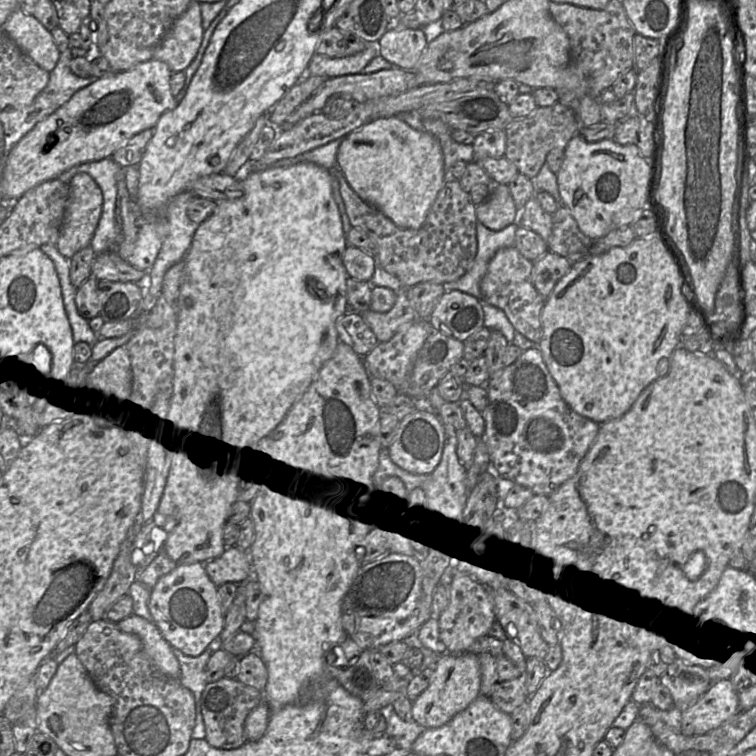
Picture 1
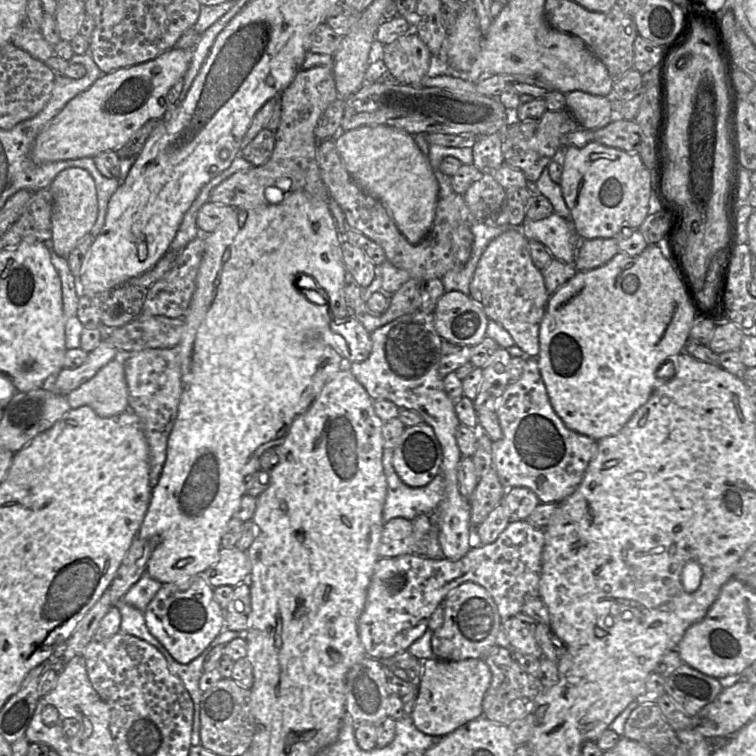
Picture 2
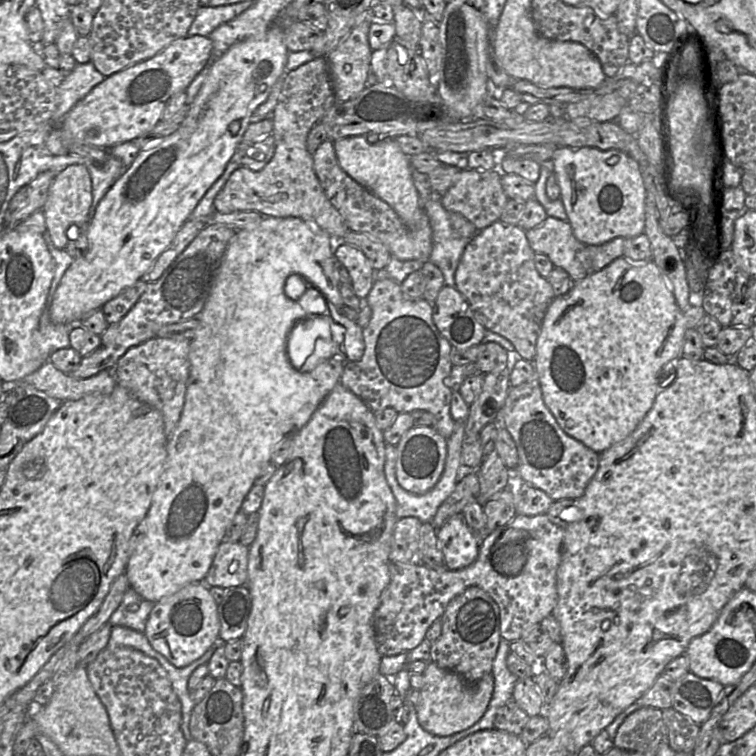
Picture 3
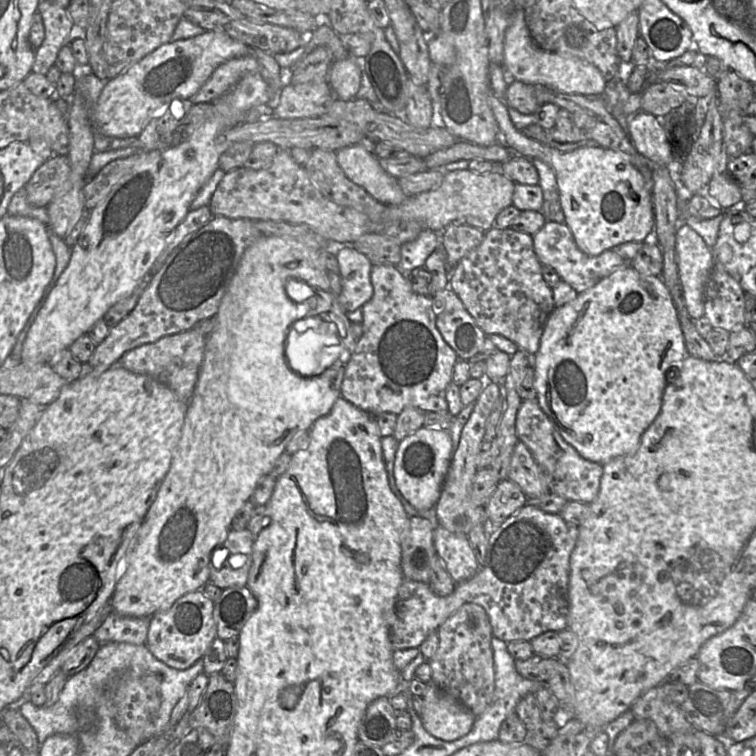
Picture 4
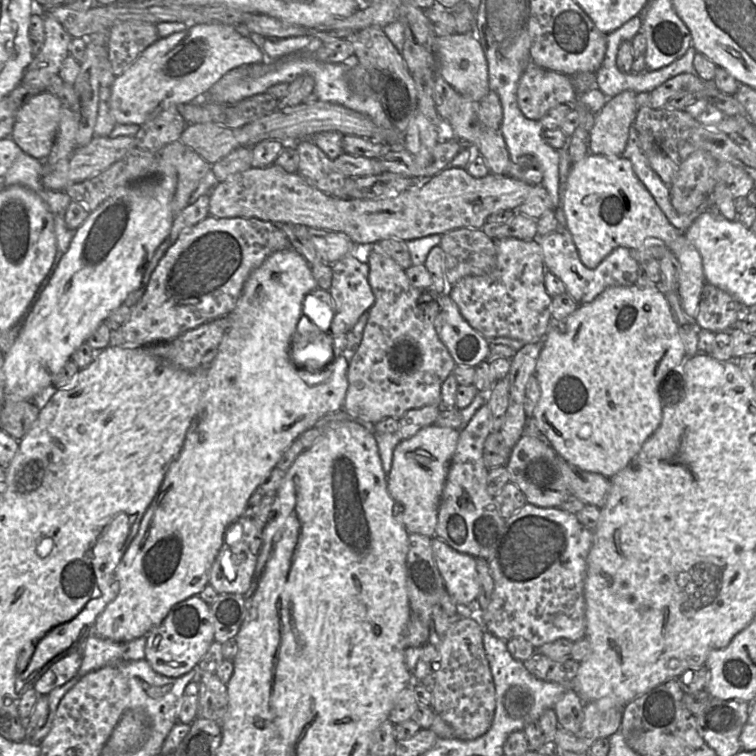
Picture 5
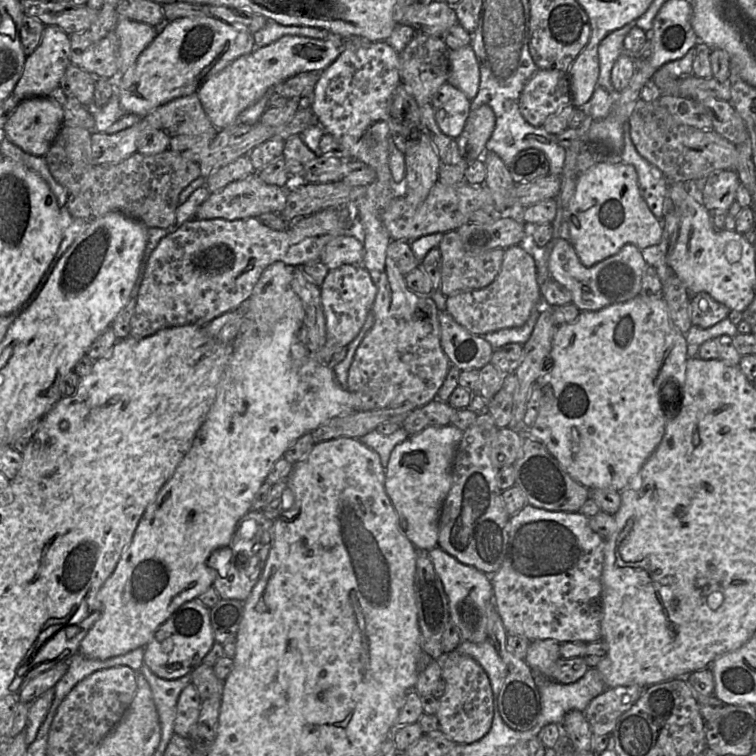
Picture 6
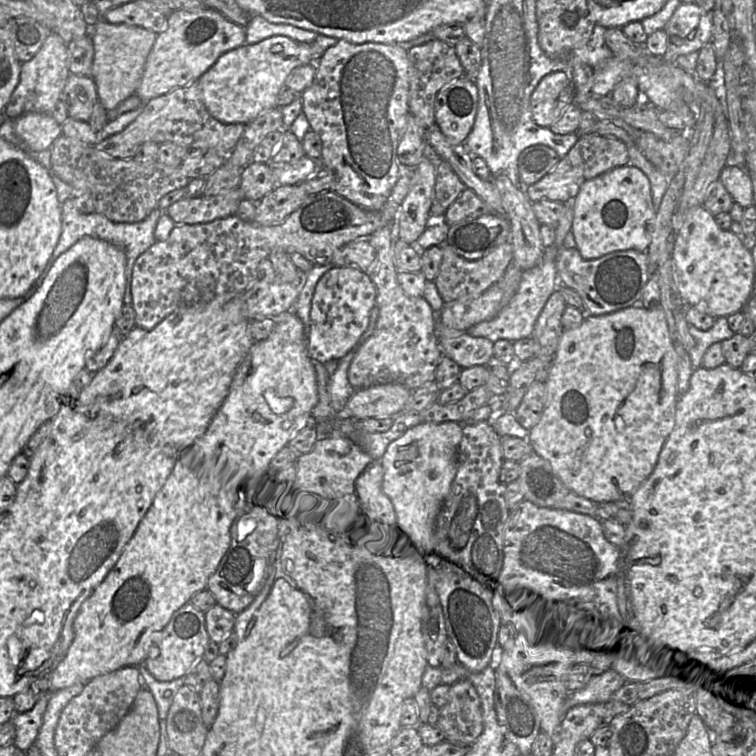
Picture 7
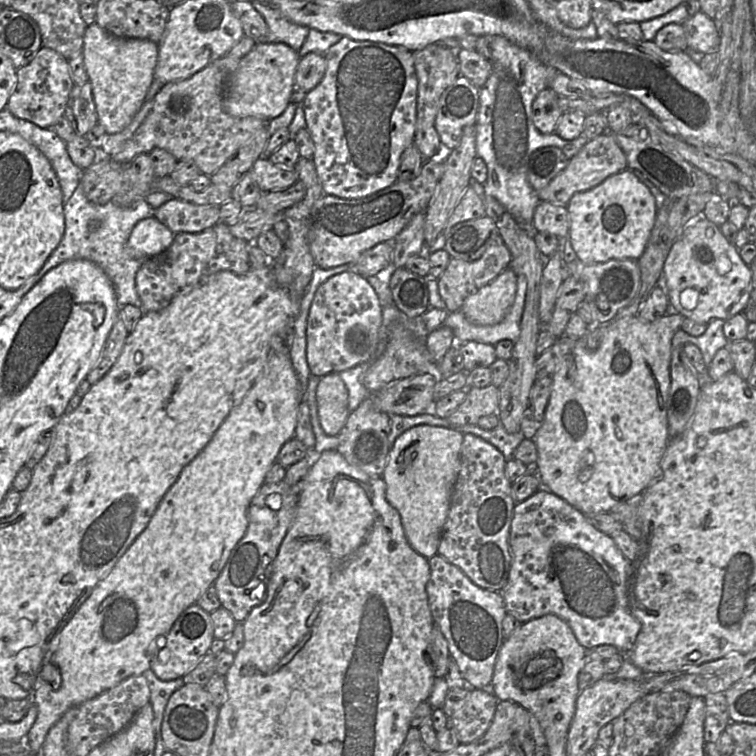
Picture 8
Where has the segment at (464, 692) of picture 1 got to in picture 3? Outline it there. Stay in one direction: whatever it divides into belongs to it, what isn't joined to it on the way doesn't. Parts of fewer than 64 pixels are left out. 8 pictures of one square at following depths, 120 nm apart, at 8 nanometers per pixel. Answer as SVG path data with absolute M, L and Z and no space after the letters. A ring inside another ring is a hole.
M429 661L423 676L424 685L419 690L420 700L415 708L418 722L425 731L437 736L450 736L471 727L485 713L494 688L492 672L475 683L469 683L458 673Z

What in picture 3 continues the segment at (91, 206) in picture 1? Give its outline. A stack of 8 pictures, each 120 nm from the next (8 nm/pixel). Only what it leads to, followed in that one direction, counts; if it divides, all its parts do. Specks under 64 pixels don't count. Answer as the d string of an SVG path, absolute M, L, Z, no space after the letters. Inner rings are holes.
M71 164L56 173L42 211L45 216L47 231L50 233L54 246L65 249L75 227L86 221L92 205L92 181L84 164Z

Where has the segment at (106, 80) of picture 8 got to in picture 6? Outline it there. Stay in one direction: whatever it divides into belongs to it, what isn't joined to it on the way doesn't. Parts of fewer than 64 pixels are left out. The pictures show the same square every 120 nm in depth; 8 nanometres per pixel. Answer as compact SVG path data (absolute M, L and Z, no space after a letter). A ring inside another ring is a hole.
M118 19L114 32L118 39L119 74L135 63L140 53L158 34L155 27L129 19Z

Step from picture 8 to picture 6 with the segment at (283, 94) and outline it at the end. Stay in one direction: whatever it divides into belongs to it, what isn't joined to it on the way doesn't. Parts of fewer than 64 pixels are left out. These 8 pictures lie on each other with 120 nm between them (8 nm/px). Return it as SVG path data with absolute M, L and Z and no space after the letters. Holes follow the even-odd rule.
M285 35L269 45L258 47L237 58L207 78L198 88L197 95L212 124L218 130L225 129L236 124L239 115L269 90L299 73L323 71L337 59L341 51L342 47L336 46L328 38Z

